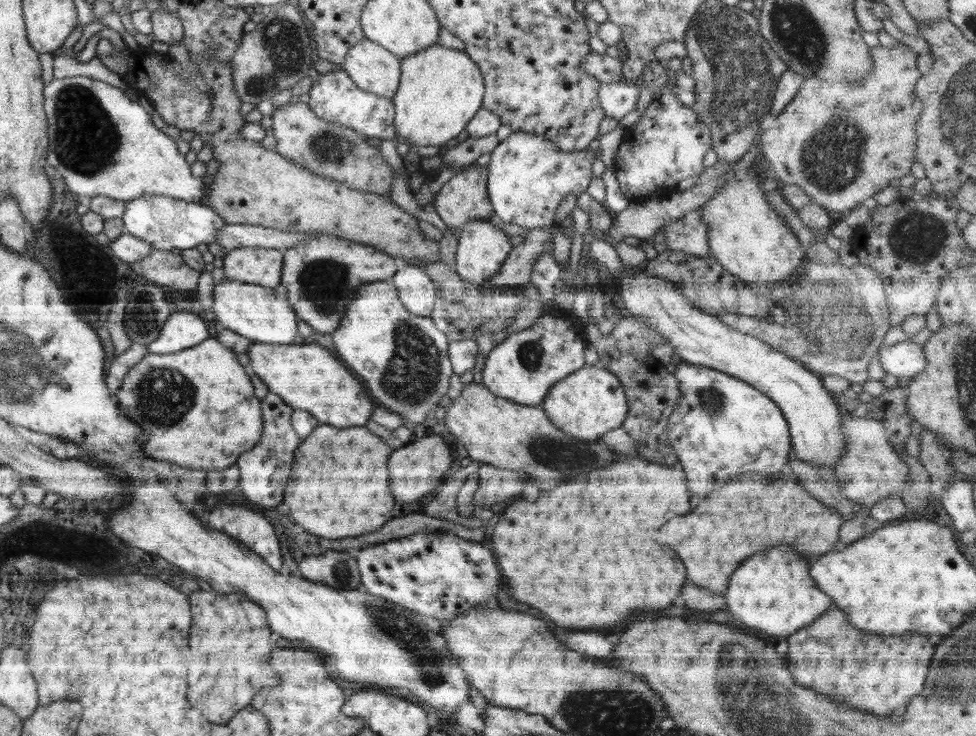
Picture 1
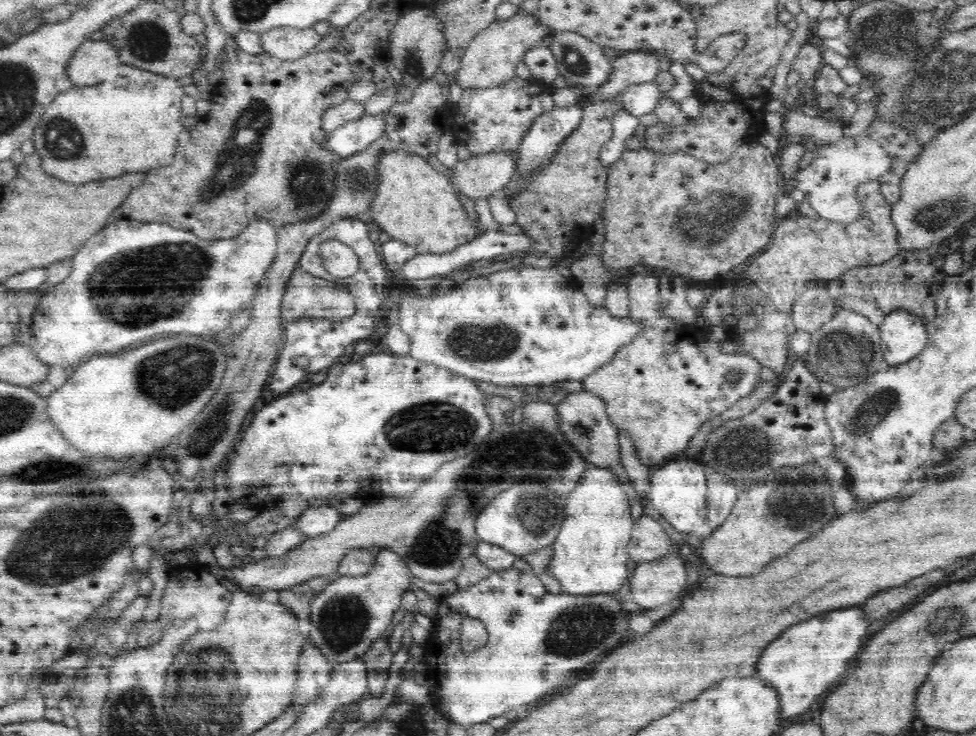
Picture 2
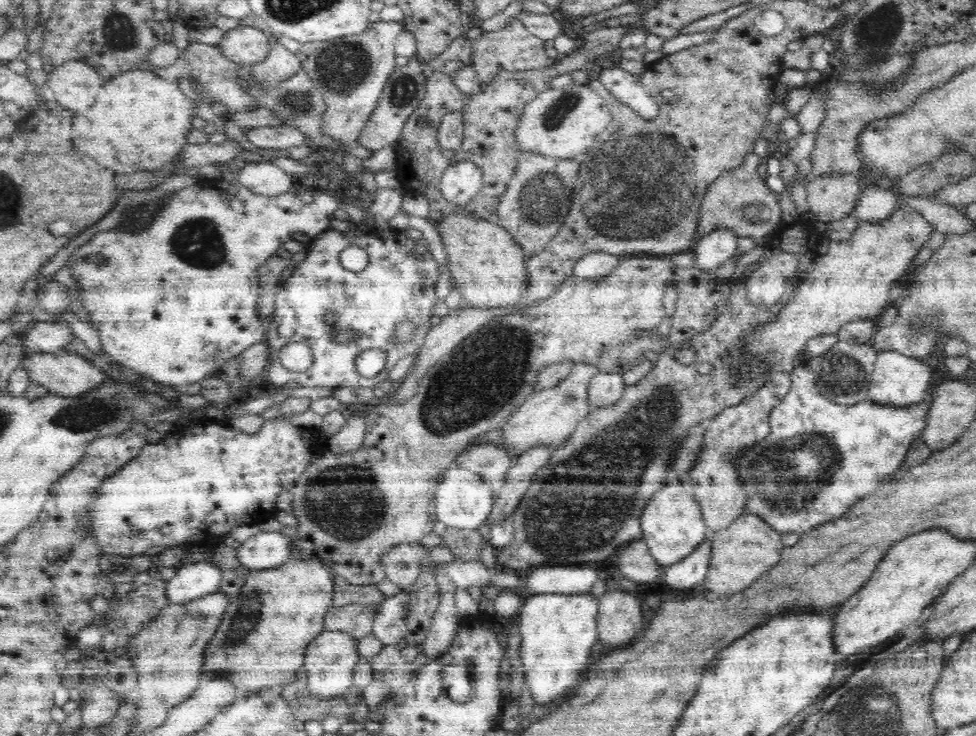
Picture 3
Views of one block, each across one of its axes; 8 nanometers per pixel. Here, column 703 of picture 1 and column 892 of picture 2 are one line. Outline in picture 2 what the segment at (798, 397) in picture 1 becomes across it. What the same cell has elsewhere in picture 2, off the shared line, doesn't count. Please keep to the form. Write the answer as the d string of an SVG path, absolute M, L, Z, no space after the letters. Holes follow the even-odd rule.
M896 309L885 316L884 322L879 325L881 335L881 349L883 358L890 365L896 365L912 360L917 354L920 354L927 345L928 334L925 324L920 321L914 313L904 309Z

